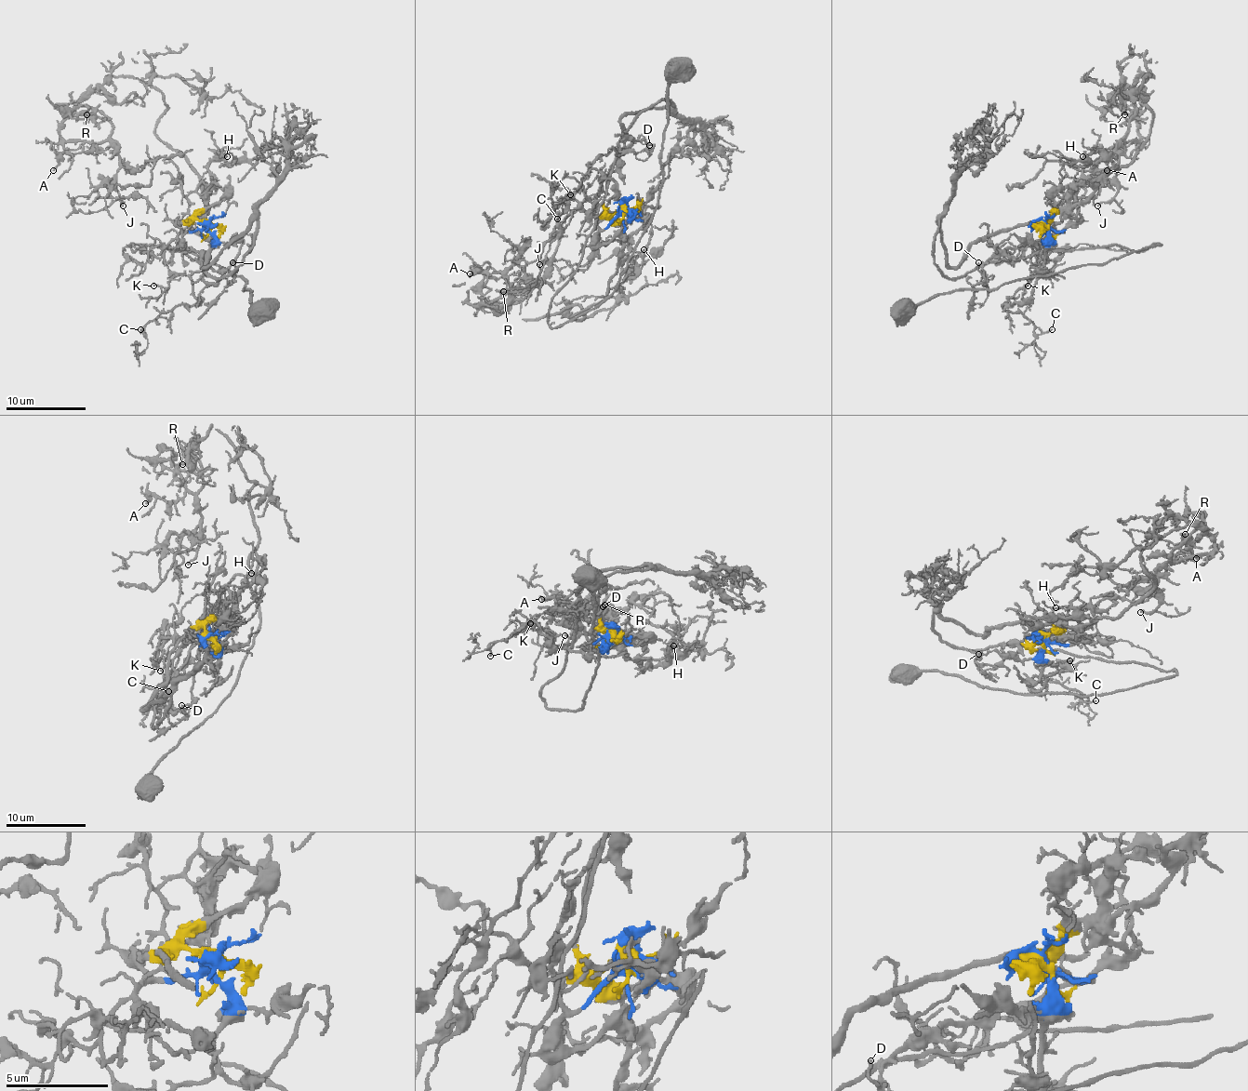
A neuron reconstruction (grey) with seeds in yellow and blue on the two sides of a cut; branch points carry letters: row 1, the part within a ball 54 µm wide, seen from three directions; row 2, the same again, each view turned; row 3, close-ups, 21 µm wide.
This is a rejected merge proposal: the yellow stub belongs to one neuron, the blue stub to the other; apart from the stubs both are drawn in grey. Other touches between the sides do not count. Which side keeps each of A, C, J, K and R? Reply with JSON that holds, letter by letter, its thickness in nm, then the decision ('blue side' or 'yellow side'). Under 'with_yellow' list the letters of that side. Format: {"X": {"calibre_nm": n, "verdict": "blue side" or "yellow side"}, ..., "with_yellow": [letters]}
{"A": {"calibre_nm": 140, "verdict": "blue side"}, "C": {"calibre_nm": 80, "verdict": "blue side"}, "J": {"calibre_nm": 90, "verdict": "blue side"}, "K": {"calibre_nm": 90, "verdict": "blue side"}, "R": {"calibre_nm": 110, "verdict": "blue side"}, "with_yellow": []}

